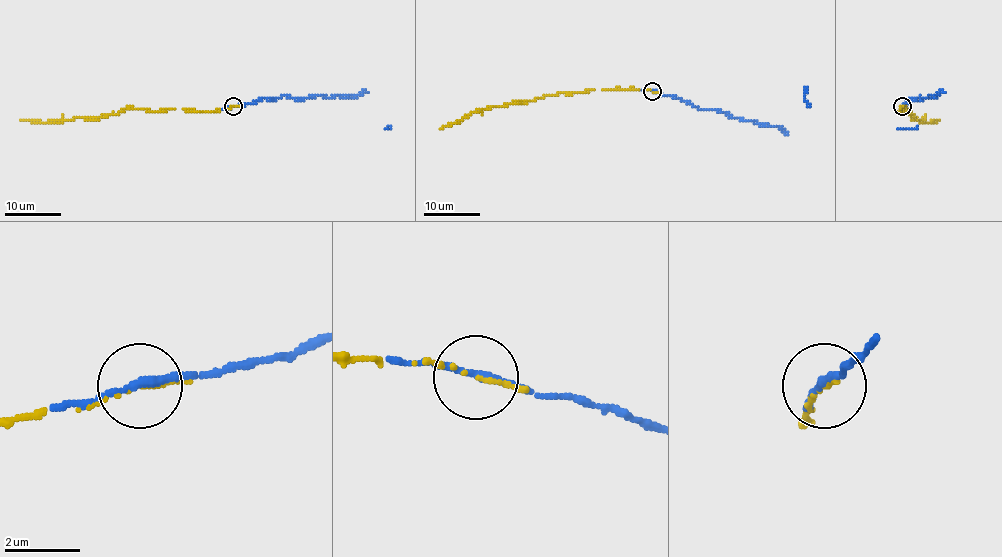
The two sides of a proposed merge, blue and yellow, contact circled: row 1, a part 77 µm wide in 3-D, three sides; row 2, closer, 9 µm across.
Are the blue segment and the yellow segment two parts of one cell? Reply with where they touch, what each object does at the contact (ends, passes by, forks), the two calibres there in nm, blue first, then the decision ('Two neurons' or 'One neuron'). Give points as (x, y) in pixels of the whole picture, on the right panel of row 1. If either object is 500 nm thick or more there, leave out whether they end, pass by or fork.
Place: (902, 106). At the ring blue passes by. At the ring yellow passes by. Thickness 200 nm (blue) against 70 nm. One neuron

